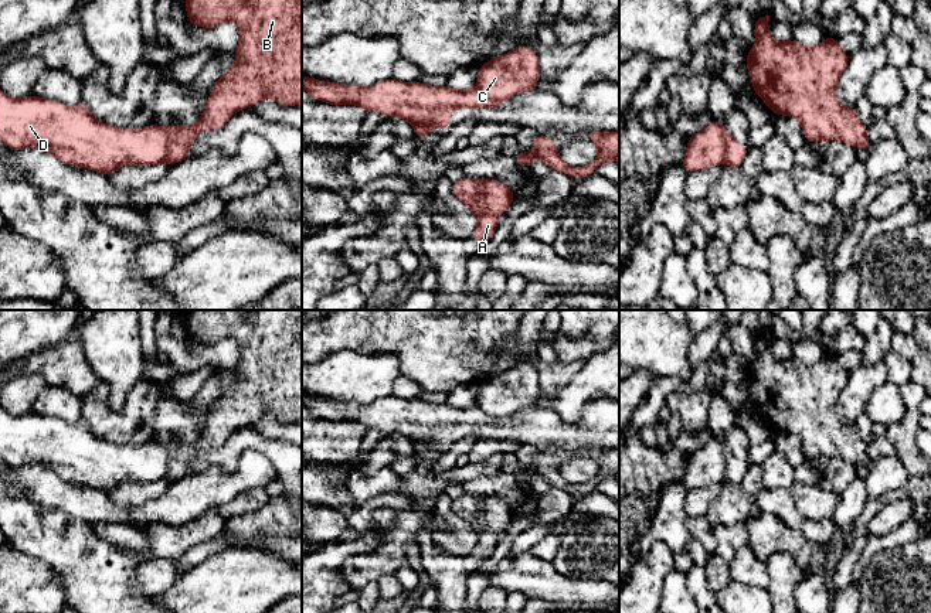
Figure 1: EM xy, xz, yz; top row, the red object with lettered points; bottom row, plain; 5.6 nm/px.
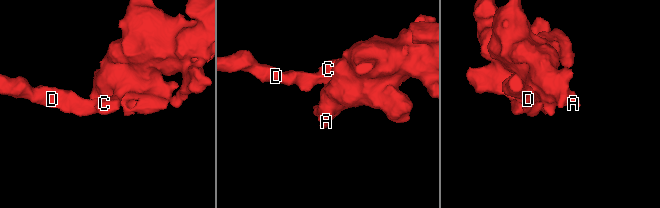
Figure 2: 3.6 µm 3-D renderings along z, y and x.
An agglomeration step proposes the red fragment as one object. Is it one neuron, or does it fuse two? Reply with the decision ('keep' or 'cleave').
cleave

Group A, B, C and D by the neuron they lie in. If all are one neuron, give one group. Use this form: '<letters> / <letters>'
A B C / D

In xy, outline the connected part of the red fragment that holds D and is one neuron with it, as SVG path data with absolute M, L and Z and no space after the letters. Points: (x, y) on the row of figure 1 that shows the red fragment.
M0 91L0 142L13 150L43 147L60 161L111 176L125 164L167 163L170 134L166 127L115 127L94 118L81 101L67 106L55 99L28 95L14 99Z

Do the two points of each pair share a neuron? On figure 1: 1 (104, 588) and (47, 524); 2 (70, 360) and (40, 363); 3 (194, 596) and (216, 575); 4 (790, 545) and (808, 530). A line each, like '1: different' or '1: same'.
1: same
2: same
3: same
4: different

